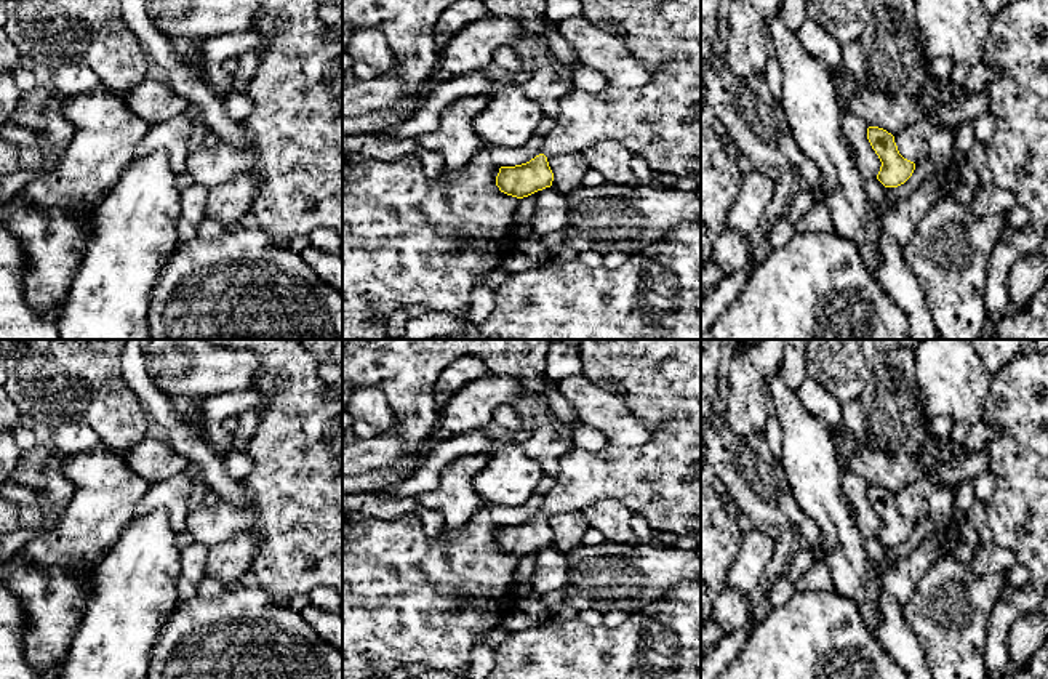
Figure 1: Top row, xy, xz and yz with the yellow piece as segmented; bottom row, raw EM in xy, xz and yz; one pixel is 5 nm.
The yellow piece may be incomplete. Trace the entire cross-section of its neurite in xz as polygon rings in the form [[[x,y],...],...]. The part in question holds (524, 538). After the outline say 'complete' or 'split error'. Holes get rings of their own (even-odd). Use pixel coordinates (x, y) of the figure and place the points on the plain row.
[[[579,340],[582,375],[594,384],[614,392],[640,416],[651,439],[640,447],[608,445],[598,453],[571,447],[560,460],[554,487],[544,496],[542,511],[526,522],[501,525],[496,544],[501,551],[523,557],[552,544],[547,517],[582,511],[602,500],[618,500],[632,514],[642,516],[654,533],[693,535],[701,541],[701,340]]] | split error

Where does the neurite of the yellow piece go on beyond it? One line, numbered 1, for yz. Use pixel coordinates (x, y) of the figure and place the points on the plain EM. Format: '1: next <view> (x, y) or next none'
1: next none

